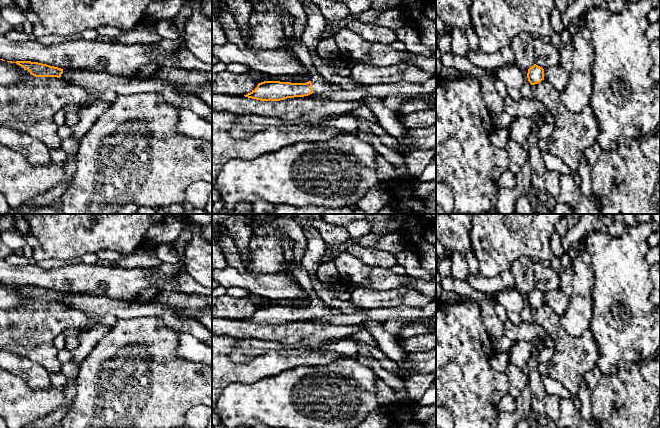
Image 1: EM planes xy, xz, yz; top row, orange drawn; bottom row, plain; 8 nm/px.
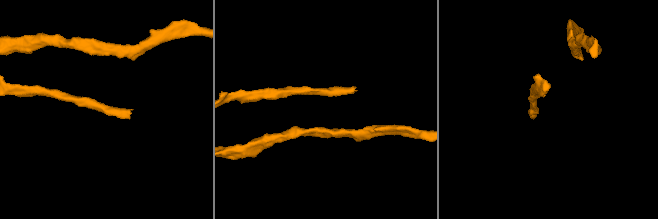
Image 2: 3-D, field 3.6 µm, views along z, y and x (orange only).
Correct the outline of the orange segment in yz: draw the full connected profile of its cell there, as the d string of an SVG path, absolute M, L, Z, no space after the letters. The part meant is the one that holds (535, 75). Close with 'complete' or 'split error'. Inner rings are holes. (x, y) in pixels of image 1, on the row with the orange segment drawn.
M536 64L528 69L528 81L531 85L535 85L544 80L544 69Z; complete

